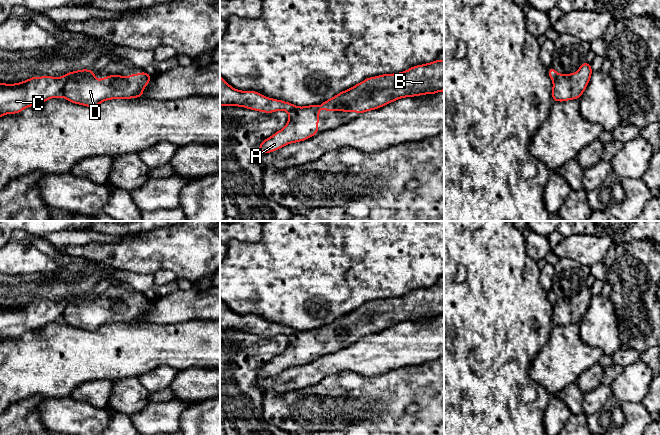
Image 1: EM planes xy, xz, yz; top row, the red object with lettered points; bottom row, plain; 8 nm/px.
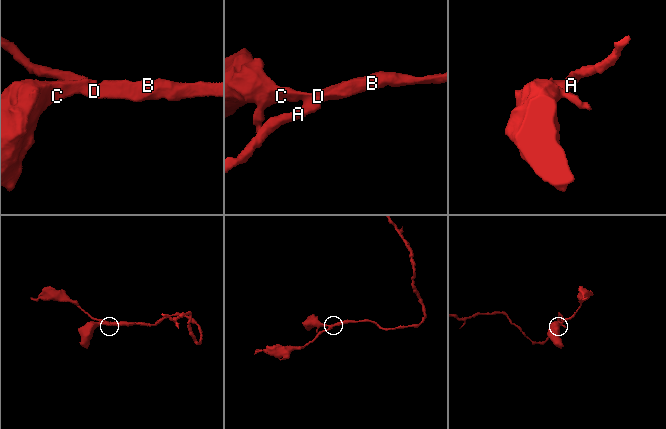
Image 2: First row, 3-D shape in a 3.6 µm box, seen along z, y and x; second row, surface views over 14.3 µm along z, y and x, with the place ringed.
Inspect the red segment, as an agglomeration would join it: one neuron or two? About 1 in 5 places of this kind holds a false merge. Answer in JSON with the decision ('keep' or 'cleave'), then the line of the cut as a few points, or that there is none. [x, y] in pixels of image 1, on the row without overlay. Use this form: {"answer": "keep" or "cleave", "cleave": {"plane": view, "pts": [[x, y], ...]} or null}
{"answer": "cleave", "cleave": {"plane": "xy", "pts": [[81, 294], [75, 295], [70, 300], [61, 320]]}}

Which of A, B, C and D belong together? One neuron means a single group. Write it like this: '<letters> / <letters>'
A B D / C

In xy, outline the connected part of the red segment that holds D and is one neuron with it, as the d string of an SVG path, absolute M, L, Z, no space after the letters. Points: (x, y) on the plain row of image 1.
M84 293L70 300L63 312L62 321L92 332L105 324L143 321L143 313L151 305L151 300L143 295L128 301L110 299L96 305L94 295Z

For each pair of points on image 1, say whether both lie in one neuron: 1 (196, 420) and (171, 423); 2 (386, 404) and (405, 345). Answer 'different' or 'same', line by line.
1: different
2: different

